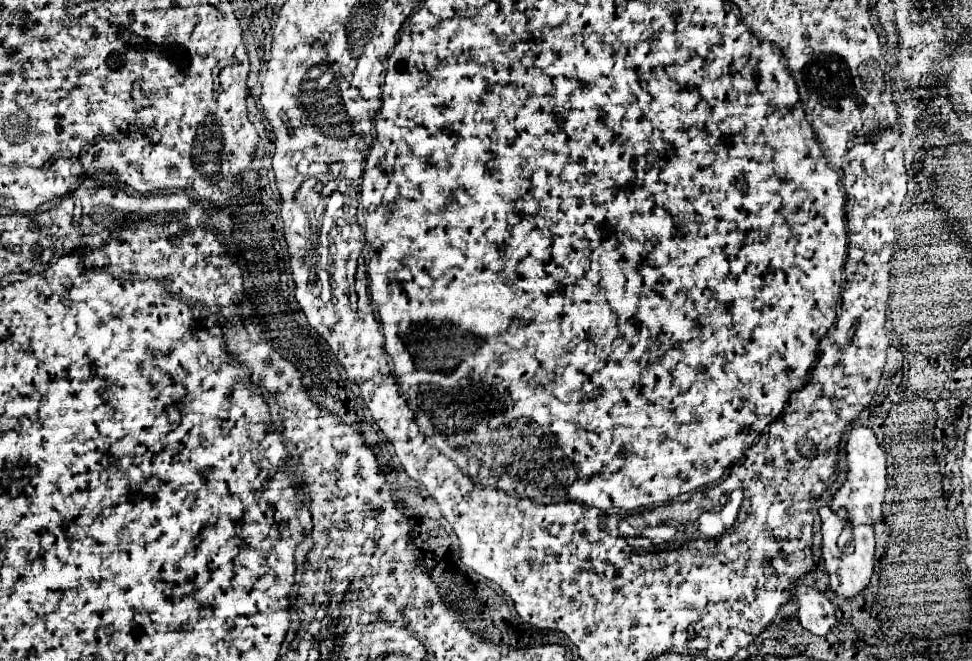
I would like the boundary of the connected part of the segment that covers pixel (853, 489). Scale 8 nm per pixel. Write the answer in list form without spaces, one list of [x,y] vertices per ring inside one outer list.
[[[853,427],[847,433],[847,475],[843,485],[837,489],[837,493],[831,499],[831,509],[845,507],[849,511],[849,521],[853,525],[861,523],[875,523],[881,517],[881,507],[885,501],[885,489],[887,489],[887,461],[885,451],[879,447],[877,437],[873,429],[867,427]]]

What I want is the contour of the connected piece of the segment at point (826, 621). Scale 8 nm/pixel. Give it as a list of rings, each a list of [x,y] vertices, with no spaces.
[[[799,585],[795,589],[795,599],[797,599],[797,621],[811,633],[815,635],[827,635],[831,627],[835,625],[835,607],[829,601],[825,591],[819,591],[815,585]]]

